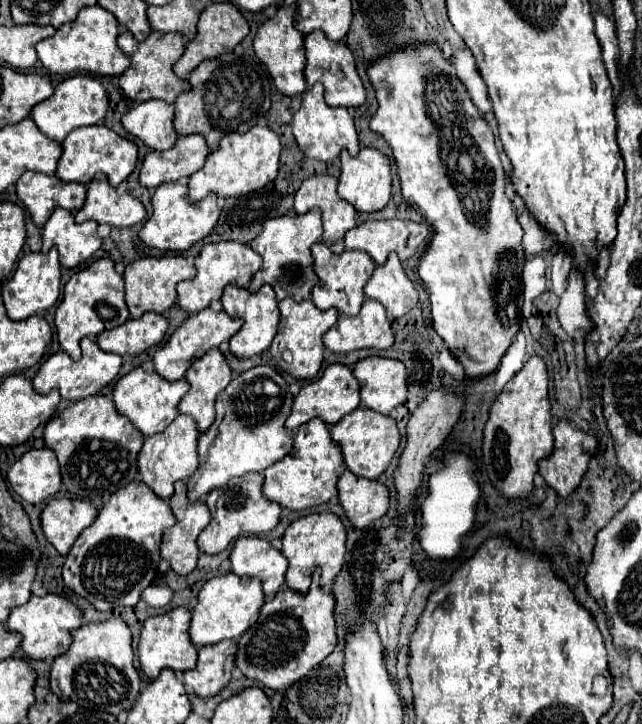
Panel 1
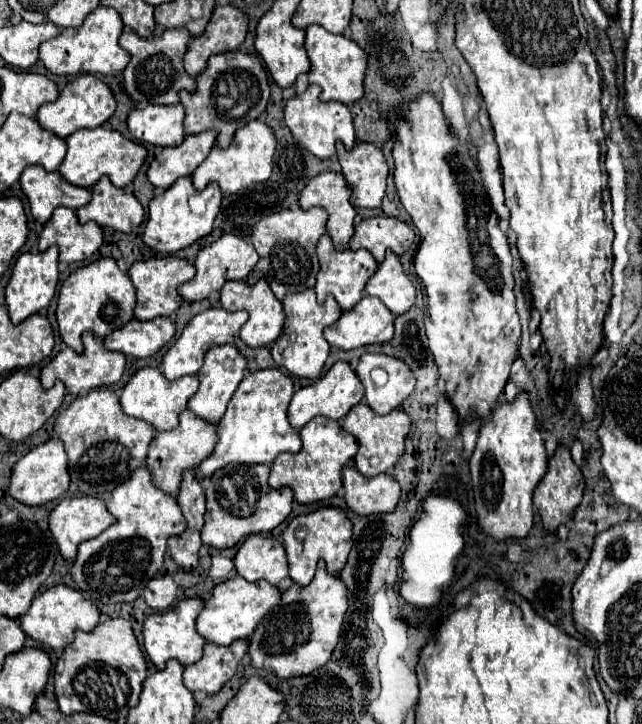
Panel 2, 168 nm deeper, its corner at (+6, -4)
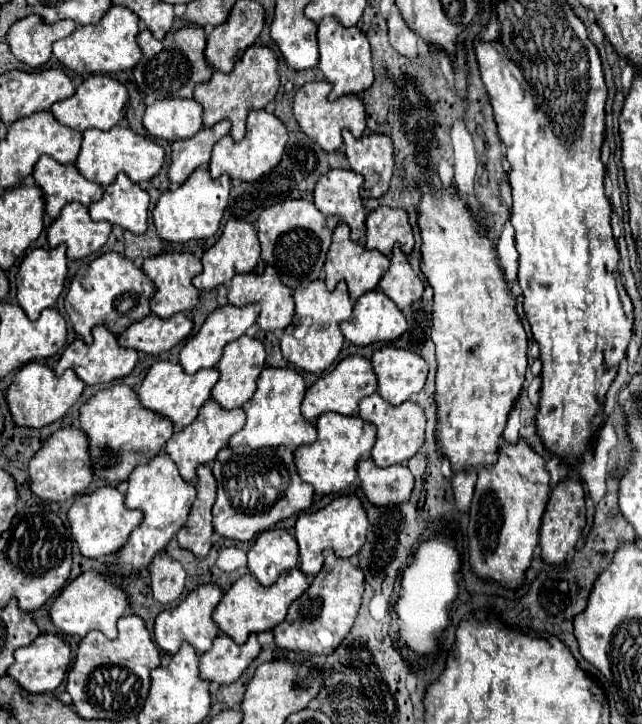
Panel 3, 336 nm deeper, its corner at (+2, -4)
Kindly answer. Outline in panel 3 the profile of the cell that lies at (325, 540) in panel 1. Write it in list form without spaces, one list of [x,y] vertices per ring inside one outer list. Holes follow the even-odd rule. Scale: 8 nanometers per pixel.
[[[341,496],[317,512],[301,514],[295,524],[295,538],[299,542],[301,570],[307,576],[317,576],[323,566],[323,550],[325,548],[333,548],[343,558],[355,556],[361,550],[361,546],[365,544],[367,526],[369,526],[367,512],[363,510],[363,504],[357,496]]]

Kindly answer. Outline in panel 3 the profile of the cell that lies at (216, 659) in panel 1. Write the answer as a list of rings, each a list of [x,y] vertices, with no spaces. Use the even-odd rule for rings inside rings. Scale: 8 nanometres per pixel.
[[[219,634],[213,648],[201,654],[201,676],[209,682],[231,684],[259,656],[261,644],[257,634],[251,634],[245,644],[235,644],[227,634]]]

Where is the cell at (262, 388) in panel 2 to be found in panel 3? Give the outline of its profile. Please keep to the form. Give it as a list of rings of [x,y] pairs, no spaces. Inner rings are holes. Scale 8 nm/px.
[[[263,368],[261,378],[257,382],[255,396],[243,406],[247,414],[247,422],[243,430],[231,436],[229,446],[251,446],[251,448],[265,448],[265,446],[289,446],[297,448],[303,444],[311,444],[317,438],[317,428],[313,422],[305,420],[301,414],[301,402],[305,398],[305,380],[295,368]]]

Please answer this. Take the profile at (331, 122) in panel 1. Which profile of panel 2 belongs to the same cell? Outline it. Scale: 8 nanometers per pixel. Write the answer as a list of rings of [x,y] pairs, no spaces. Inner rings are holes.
[[[309,84],[309,88],[301,96],[293,96],[285,106],[285,124],[289,126],[293,138],[307,148],[317,158],[331,158],[335,154],[335,144],[341,140],[347,150],[355,146],[355,130],[353,118],[345,104],[341,102],[321,102],[321,88],[317,84]]]

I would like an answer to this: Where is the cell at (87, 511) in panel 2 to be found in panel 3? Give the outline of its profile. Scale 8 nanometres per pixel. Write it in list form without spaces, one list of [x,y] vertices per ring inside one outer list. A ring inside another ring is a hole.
[[[103,486],[75,500],[75,504],[69,510],[69,522],[81,554],[87,558],[101,558],[101,556],[111,556],[125,546],[131,532],[143,522],[143,512],[129,510],[125,506],[125,496],[115,486]]]

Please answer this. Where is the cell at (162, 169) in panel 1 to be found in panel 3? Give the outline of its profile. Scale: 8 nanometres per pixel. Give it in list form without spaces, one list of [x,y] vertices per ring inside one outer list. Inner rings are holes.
[[[221,120],[211,128],[201,128],[195,136],[185,140],[173,142],[173,154],[171,154],[171,168],[169,168],[169,180],[183,184],[187,176],[199,168],[209,164],[211,150],[217,140],[221,140],[225,134],[231,132],[231,122]]]

